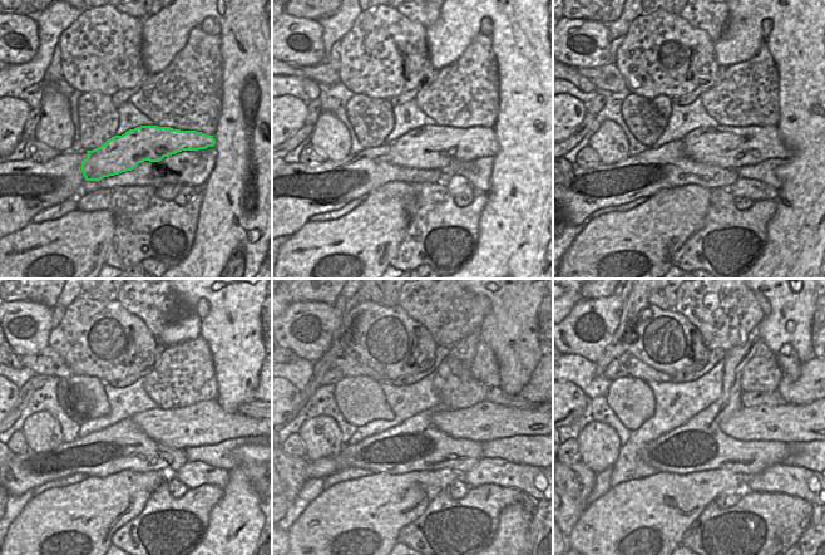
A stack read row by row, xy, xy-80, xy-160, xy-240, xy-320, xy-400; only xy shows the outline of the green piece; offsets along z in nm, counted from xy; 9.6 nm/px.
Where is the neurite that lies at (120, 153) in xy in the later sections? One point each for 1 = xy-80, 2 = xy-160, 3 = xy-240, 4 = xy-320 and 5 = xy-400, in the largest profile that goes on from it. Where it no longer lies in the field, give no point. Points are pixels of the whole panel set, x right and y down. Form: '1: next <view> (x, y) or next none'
1: next xy-80 (428, 147)
2: next xy-160 (729, 147)
3: next xy-240 (203, 423)
4: next xy-320 (485, 421)
5: next xy-400 (784, 423)

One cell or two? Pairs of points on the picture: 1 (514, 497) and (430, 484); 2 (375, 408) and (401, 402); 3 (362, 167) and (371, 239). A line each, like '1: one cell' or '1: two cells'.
1: two cells
2: two cells
3: two cells

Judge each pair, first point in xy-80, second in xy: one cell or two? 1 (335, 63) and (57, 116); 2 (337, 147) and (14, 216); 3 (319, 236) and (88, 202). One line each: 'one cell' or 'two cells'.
1: one cell
2: two cells
3: two cells

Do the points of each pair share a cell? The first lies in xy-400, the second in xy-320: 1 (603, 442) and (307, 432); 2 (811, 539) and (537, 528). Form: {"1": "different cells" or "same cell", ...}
{"1": "same cell", "2": "same cell"}

